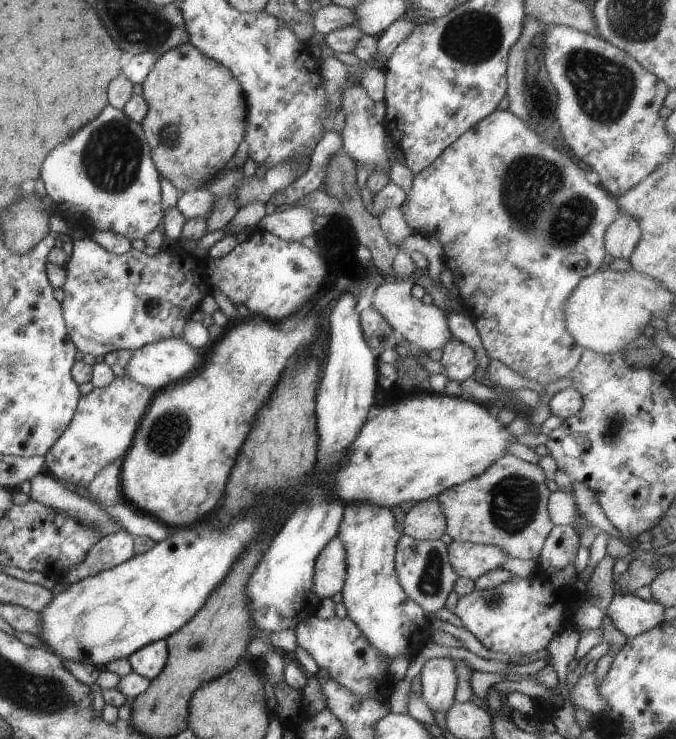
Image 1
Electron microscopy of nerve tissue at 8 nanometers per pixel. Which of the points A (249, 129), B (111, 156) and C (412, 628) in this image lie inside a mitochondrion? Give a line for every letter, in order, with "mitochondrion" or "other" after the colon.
A: other
B: mitochondrion
C: other

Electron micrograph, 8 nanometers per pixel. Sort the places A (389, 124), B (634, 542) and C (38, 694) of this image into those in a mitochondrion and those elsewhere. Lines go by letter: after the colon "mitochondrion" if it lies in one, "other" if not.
A: other
B: other
C: mitochondrion

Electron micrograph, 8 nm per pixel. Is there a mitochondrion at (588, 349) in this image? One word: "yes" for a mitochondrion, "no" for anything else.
no

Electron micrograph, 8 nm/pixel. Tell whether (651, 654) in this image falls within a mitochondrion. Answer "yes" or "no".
no

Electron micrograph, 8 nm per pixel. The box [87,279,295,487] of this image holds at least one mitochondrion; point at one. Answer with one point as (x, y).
(171, 430)

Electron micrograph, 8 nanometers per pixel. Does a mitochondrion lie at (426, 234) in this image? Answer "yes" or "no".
no

